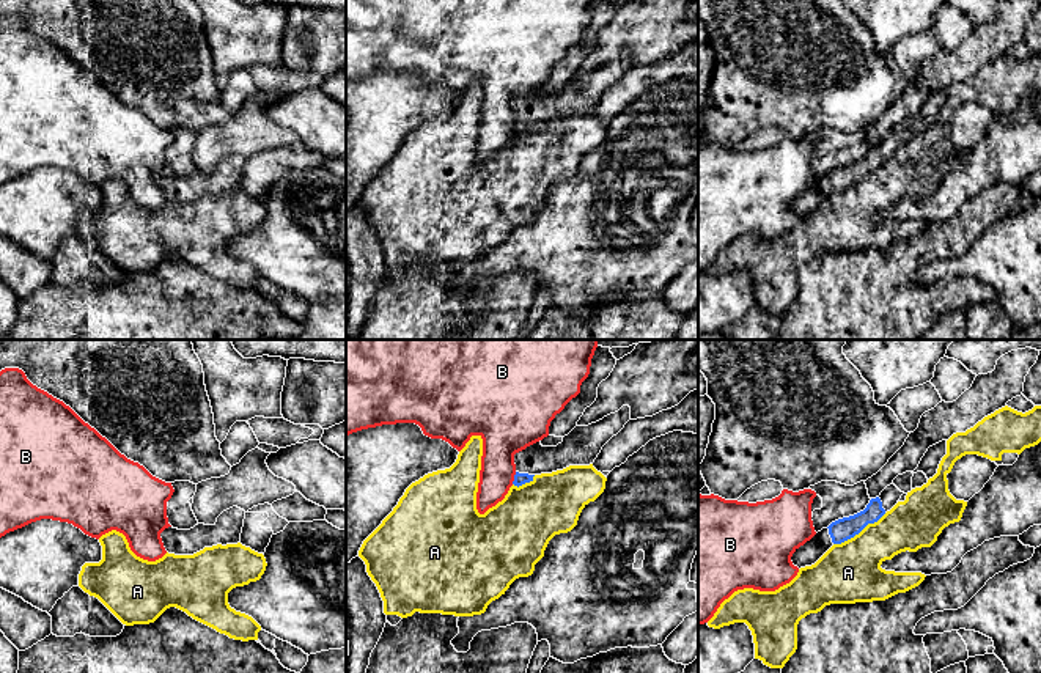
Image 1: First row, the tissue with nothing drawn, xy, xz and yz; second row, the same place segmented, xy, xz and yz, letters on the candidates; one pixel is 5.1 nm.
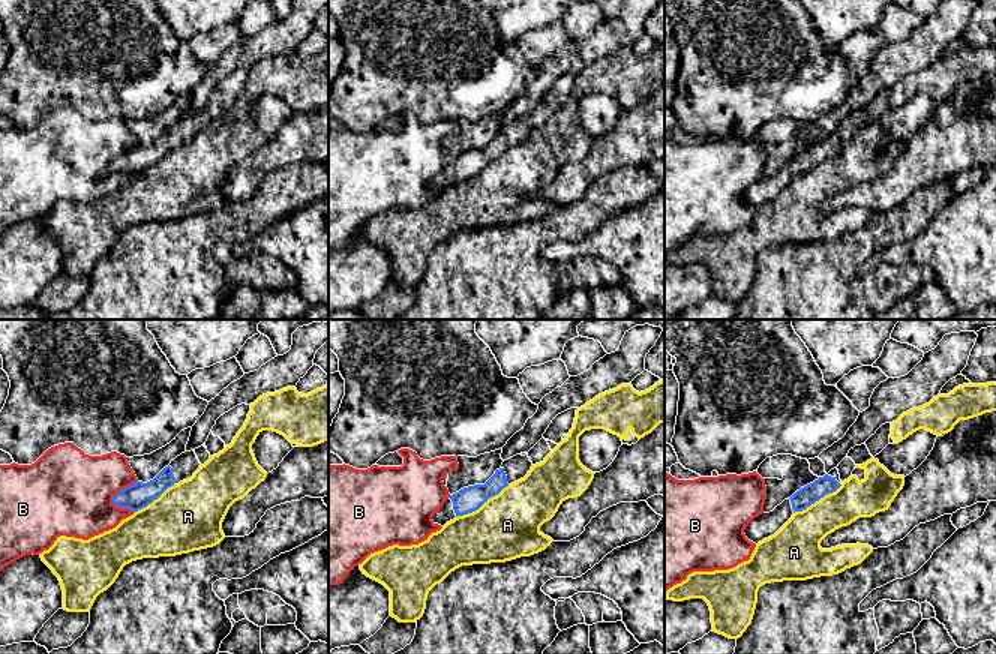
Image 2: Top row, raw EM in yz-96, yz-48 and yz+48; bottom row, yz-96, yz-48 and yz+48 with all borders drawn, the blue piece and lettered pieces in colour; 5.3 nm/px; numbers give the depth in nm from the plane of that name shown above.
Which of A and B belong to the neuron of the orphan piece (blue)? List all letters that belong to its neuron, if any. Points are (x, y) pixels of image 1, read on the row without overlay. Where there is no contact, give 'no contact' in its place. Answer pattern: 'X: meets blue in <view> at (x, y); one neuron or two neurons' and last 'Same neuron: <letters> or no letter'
A: meets blue in yz at (859, 180); two neurons
B: meets blue in xz at (514, 126); two neurons
Same neuron: no letter

